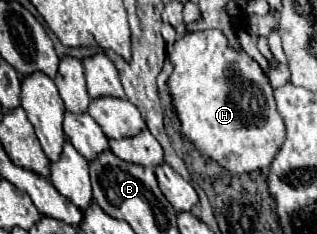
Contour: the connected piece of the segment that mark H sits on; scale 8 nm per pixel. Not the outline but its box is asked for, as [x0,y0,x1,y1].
[169,29,285,173]

